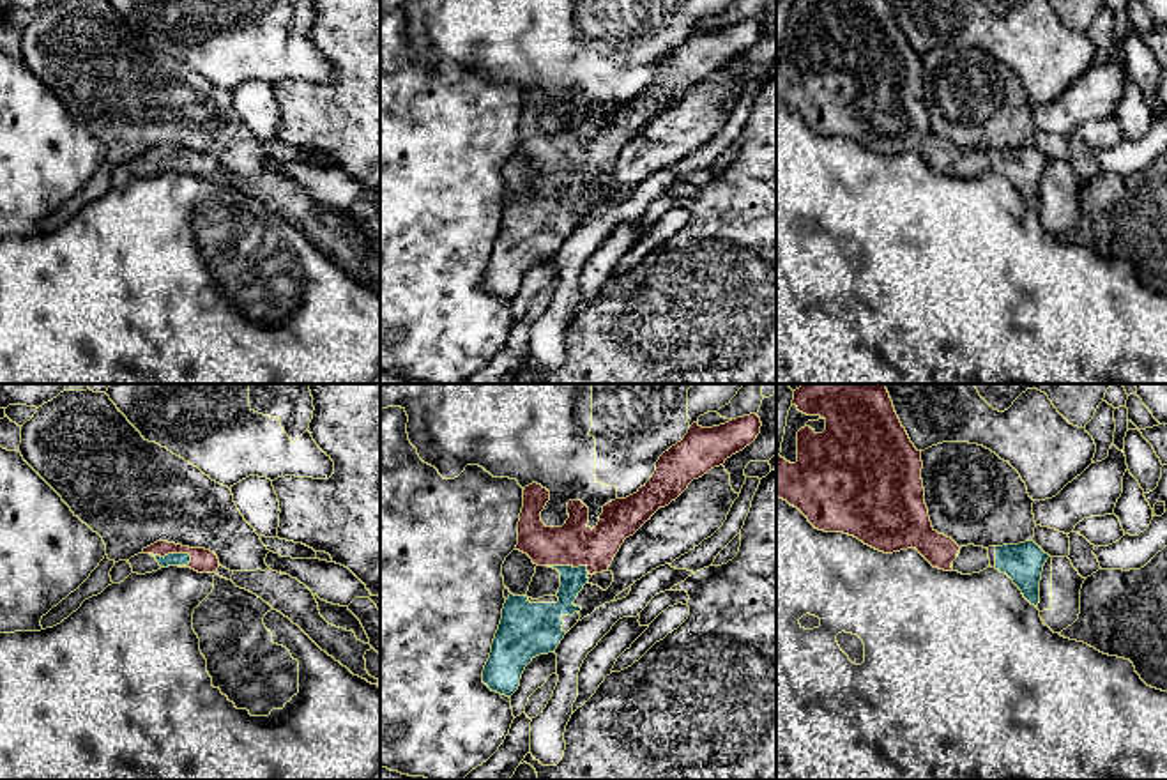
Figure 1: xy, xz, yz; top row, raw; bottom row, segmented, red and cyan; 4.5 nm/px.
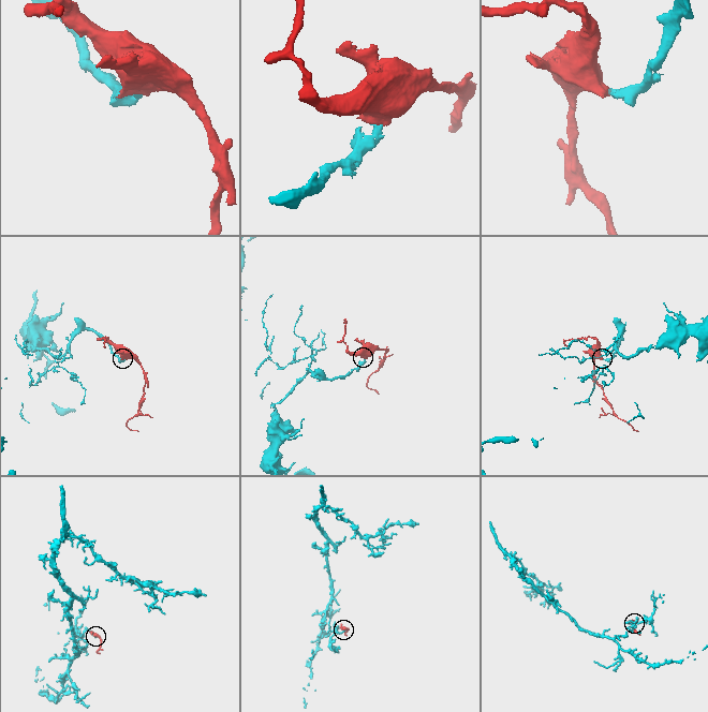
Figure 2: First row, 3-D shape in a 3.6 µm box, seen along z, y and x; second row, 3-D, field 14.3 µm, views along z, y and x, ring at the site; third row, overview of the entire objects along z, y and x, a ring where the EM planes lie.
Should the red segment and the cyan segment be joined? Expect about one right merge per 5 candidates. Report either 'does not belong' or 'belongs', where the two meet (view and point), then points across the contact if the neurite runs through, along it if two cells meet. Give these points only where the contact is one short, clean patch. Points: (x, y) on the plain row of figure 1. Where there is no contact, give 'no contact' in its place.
belongs; contact xy (174, 156); way xy (204, 165), (174, 156), (172, 163)

